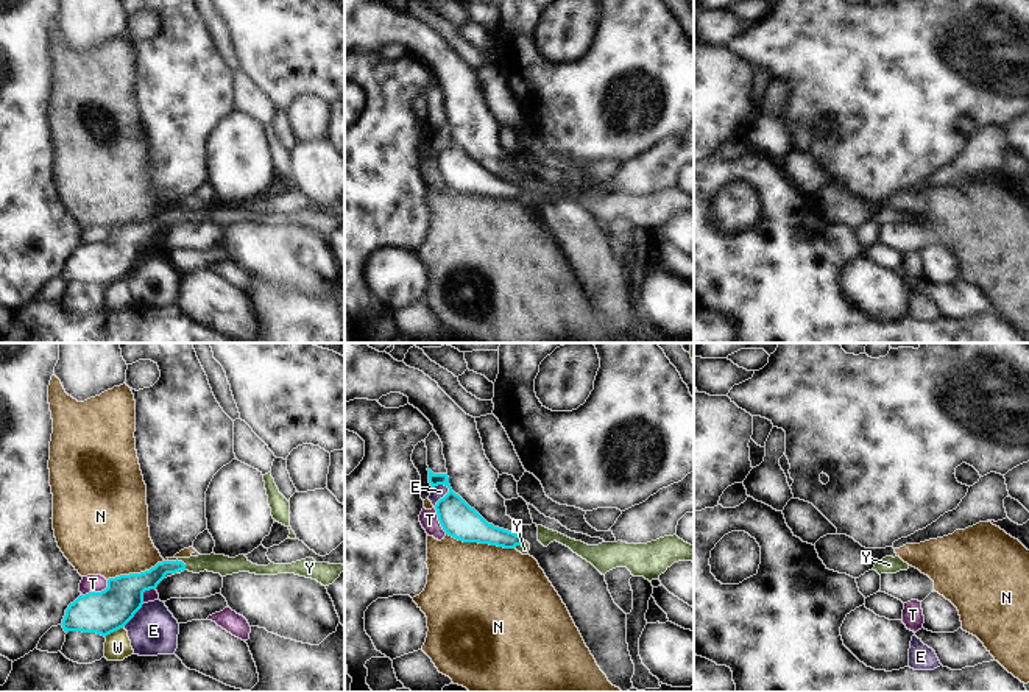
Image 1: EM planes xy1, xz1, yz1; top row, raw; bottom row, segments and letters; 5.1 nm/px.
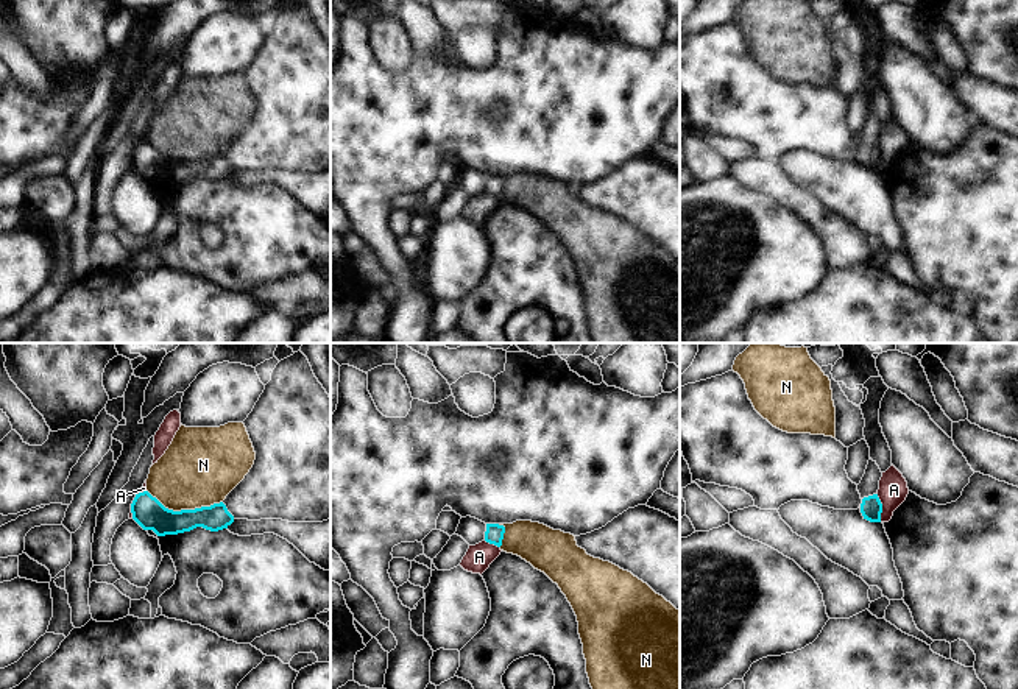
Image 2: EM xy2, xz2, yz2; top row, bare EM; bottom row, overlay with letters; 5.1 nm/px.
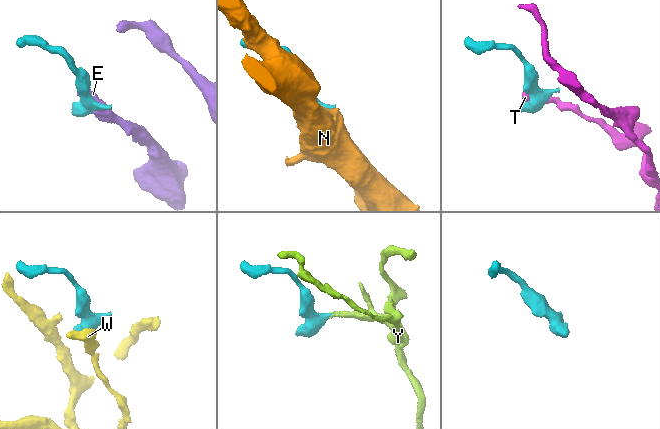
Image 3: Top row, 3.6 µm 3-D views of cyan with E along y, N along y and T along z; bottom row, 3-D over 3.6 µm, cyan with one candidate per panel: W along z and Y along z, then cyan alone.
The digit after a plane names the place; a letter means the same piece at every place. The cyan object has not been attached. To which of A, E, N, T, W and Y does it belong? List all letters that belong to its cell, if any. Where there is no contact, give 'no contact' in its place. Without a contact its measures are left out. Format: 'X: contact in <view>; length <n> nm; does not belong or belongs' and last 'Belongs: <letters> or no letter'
A: contact in yz2; length 150 nm; does not belong
E: contact in xz1; length 130 nm; does not belong
N: contact in xy2; length 400 nm; does not belong
T: contact in xy1; length 160 nm; does not belong
W: contact in xy1; length 120 nm; does not belong
Y: contact in xy1; length 140 nm; belongs
Belongs: Y

